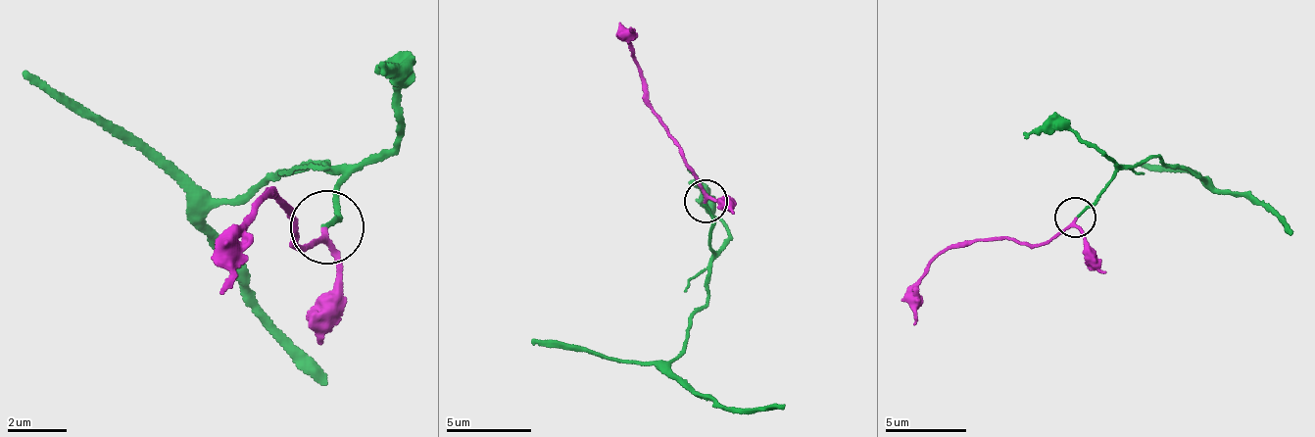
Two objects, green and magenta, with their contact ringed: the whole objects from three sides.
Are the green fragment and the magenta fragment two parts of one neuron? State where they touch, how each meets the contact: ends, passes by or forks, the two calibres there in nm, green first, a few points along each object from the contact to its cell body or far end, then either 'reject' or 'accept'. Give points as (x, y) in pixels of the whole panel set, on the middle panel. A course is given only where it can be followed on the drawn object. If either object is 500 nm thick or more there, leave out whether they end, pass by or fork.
(706, 201) | green ends | magenta passes by | 140/160 nm | green via (704, 202), (712, 256), (705, 299), (690, 319), (686, 348), (670, 362), (624, 363), (557, 341), (530, 340) | magenta via (704, 202), (689, 163), (647, 95), (647, 83), (631, 45), (629, 29) | accept

